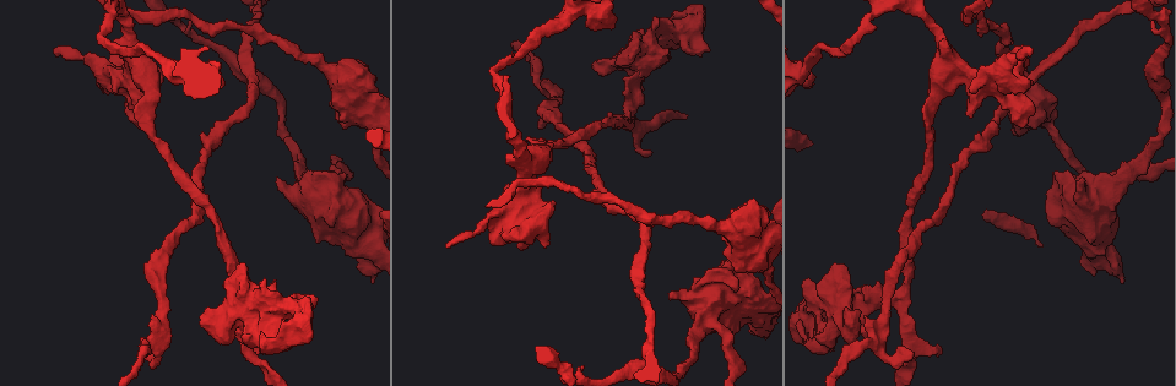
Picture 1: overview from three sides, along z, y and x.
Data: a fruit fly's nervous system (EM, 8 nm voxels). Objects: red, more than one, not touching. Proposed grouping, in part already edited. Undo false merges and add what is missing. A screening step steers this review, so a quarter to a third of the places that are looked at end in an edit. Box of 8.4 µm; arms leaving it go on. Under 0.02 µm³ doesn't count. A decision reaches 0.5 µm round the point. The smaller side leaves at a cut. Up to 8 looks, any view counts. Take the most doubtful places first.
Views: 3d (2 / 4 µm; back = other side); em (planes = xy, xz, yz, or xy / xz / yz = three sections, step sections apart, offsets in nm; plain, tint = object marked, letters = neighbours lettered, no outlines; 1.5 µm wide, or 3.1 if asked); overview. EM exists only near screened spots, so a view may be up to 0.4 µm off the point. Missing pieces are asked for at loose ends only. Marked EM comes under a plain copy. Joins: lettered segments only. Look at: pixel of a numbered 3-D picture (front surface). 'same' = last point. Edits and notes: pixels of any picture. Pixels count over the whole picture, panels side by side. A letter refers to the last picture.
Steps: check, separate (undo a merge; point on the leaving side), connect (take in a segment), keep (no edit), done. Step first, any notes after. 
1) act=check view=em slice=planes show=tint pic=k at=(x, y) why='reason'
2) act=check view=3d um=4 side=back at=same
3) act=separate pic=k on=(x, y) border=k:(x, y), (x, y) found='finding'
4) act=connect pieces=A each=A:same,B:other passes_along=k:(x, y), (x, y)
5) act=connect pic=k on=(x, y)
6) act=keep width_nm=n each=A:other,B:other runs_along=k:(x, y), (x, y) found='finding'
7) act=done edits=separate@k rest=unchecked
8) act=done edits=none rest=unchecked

act=check view=3d um=4 pic=1 at=(203, 325)

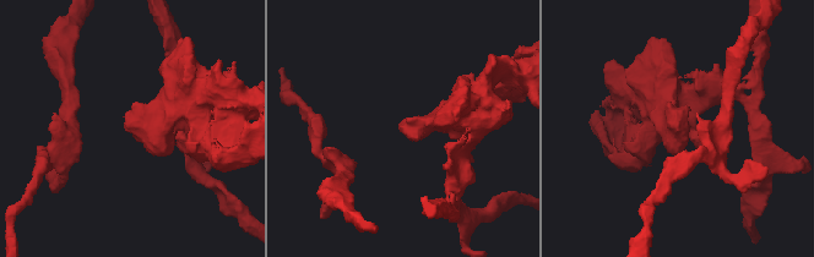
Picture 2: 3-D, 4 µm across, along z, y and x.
act=check view=em slice=planes show=letters pic=2 at=(678, 129)

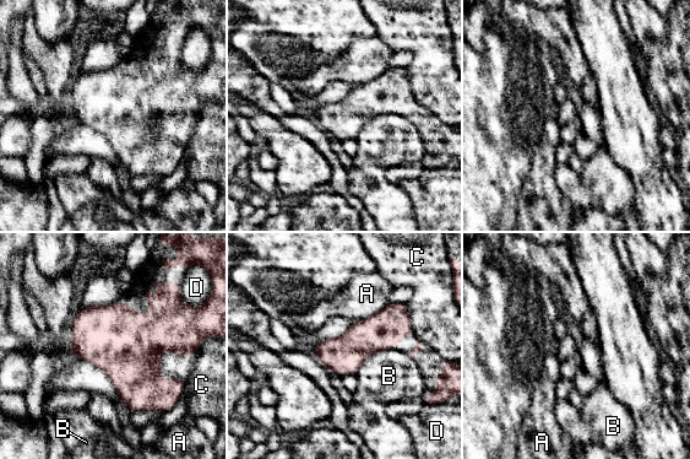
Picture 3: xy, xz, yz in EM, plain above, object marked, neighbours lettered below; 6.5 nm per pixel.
act=keep longest_contact=B:320nm each=A:other,B:other,C:other,D:other border=3:(394, 347), (374, 352), (354, 374) found='none of them fits'

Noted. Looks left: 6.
act=check view=em slice=yz step=4 show=letters pic=1 at=(446, 247) why='an open end'

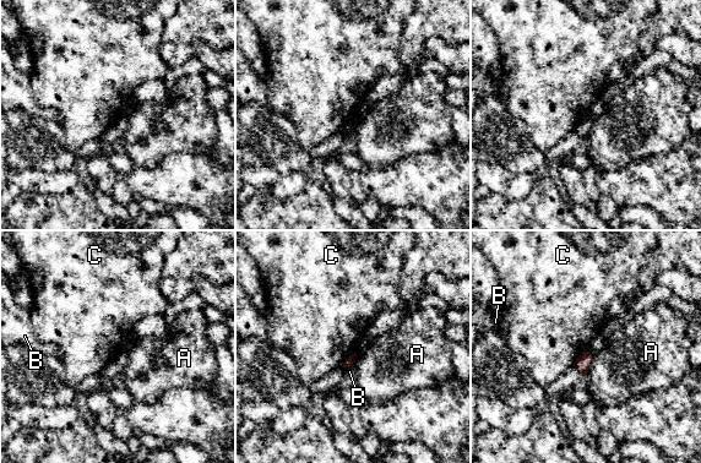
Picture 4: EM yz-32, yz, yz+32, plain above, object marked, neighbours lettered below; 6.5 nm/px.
act=keep longest_contact=A:170nm each=A:other,B:other,C:other border=4:(586, 348), (572, 365) found='no lettered segment goes on from it'

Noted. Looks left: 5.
act=check view=em slice=planes show=letters pic=1 at=(1083, 180) why='an open end'

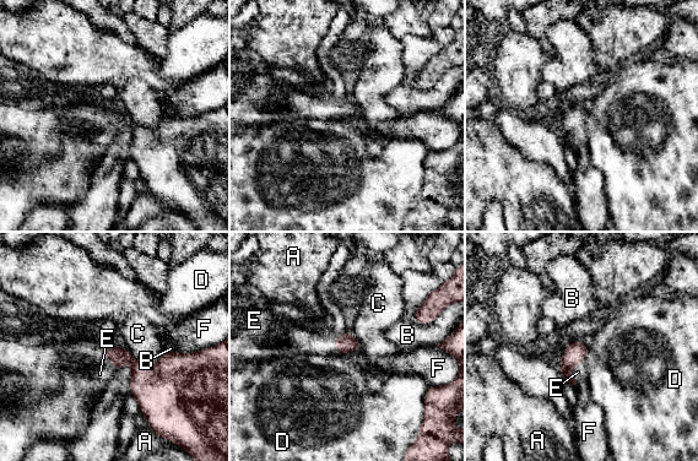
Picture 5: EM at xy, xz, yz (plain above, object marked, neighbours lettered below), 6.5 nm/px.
act=connect pieces=E each=A:other,B:other,C:other,D:other,E:same,F:other found='it goes on there'

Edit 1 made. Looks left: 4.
act=check view=overview

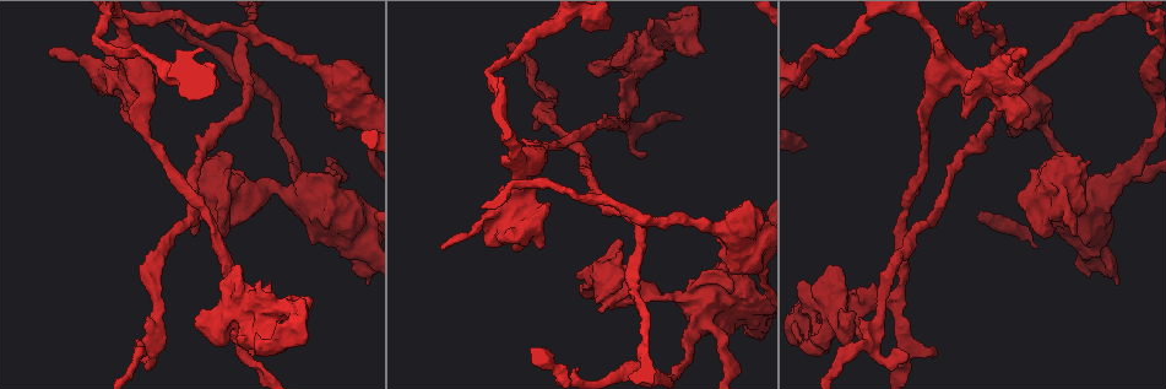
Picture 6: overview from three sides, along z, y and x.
act=check view=3d um=2 pic=6 at=(557, 24) why='sharp bend'

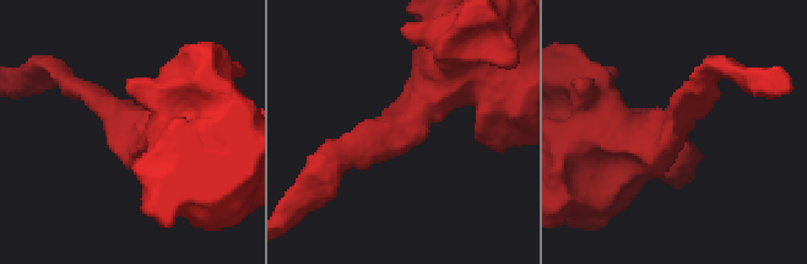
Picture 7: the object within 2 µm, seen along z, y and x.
act=check view=em slice=planes show=tint pic=7 at=(131, 121) arm_widths_nm=160,480

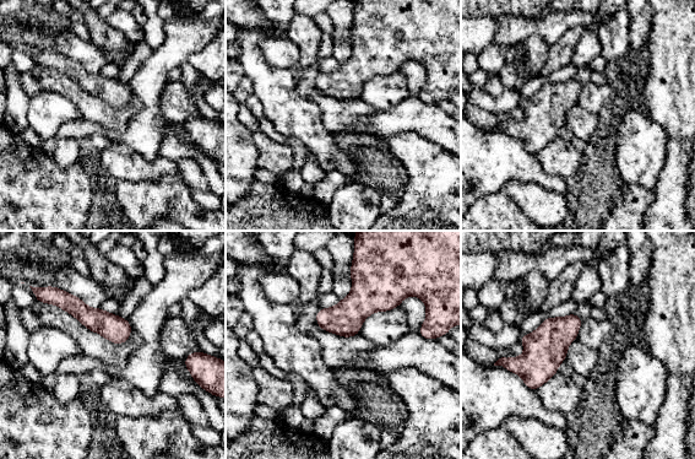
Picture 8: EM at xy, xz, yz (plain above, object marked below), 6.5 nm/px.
act=check view=em slice=planes show=letters at=same

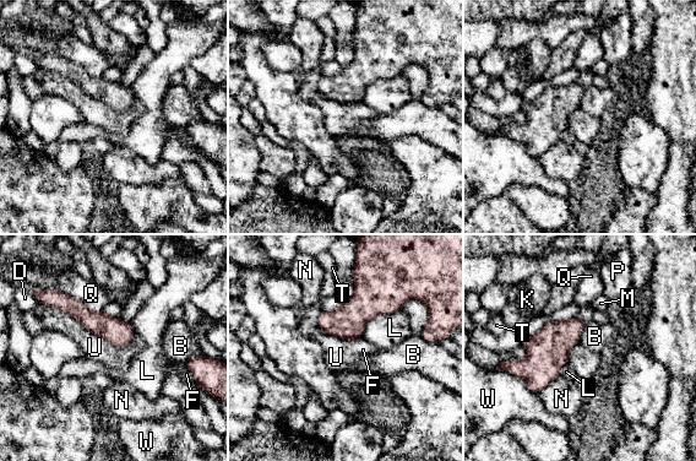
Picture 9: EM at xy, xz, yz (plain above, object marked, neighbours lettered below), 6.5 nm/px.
act=keep each=B:other,D:other,F:other,K:other,L:other,M:other,N:other,P:other,Q:other,T:other,U:other,W:other found='one neuron here'

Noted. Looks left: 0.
act=done edits=connect@5 rest=unchecked

